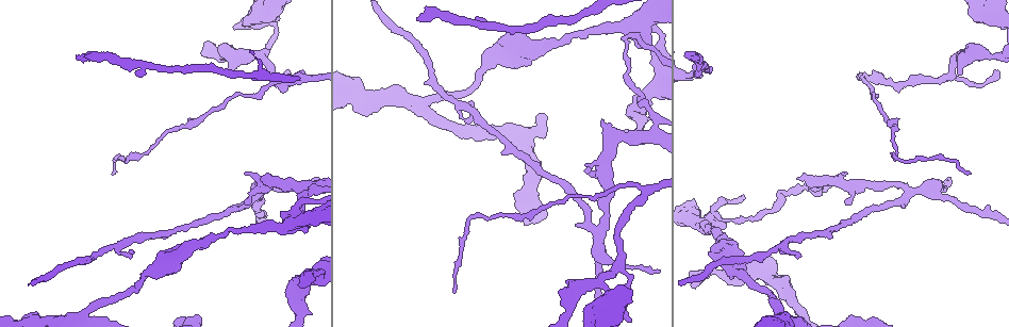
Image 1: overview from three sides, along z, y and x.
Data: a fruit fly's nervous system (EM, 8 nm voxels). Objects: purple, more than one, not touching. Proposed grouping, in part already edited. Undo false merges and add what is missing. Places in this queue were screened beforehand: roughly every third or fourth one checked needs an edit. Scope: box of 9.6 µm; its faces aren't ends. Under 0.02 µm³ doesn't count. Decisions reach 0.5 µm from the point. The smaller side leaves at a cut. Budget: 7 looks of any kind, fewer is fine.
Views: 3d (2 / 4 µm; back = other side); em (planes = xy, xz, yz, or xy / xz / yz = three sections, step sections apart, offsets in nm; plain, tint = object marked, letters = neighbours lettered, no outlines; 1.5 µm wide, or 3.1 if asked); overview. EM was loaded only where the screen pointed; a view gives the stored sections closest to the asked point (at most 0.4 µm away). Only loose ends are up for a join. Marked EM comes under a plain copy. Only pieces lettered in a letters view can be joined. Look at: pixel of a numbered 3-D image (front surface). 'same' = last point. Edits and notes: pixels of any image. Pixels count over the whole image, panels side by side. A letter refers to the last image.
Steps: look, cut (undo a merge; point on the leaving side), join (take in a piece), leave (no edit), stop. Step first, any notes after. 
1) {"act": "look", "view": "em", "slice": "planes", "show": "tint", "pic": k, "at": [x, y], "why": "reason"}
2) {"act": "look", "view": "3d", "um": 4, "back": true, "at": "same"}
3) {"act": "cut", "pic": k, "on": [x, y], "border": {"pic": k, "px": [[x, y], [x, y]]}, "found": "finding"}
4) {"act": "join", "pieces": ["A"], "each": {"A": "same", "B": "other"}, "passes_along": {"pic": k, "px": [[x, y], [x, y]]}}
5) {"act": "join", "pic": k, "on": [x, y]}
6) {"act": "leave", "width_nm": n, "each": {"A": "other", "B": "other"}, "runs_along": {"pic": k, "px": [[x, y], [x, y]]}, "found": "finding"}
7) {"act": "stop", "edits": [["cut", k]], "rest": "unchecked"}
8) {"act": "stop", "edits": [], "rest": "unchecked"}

{"act": "look", "view": "3d", "um": 4, "pic": 1, "at": [417, 18], "why": "branch stops here"}

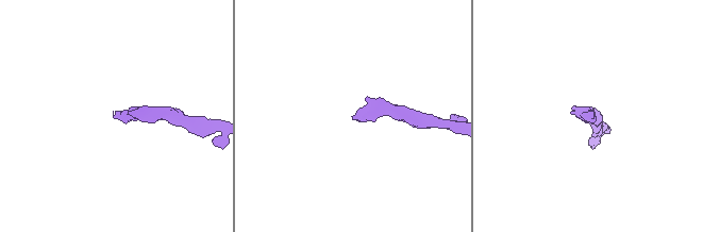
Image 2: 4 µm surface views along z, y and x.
{"act": "look", "view": "em", "slice": "planes", "show": "letters", "pic": 2, "at": [593, 119], "why": "now the EM"}

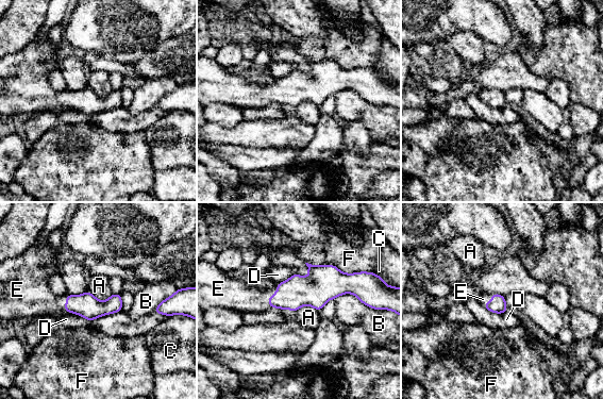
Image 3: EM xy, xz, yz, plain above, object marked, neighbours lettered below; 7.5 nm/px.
{"act": "join", "pieces": ["E"], "each": {"A": "other", "B": "other", "C": "other", "D": "other", "E": "same", "F": "other"}, "passes_along": {"pic": 3, "px": [[298, 291], [272, 295], [240, 297]]}, "found": "the cell continues"}

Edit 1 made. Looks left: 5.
{"act": "look", "view": "overview"}

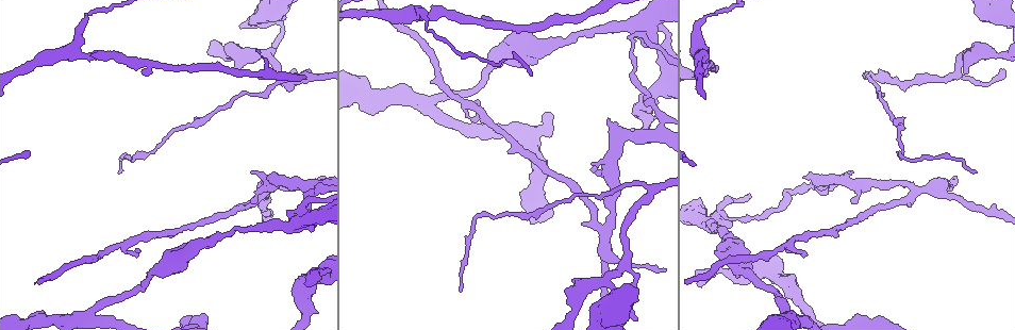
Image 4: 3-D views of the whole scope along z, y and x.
{"act": "look", "view": "em", "slice": "planes", "show": "letters", "pic": 4, "at": [661, 129], "why": "abrupt turn"}

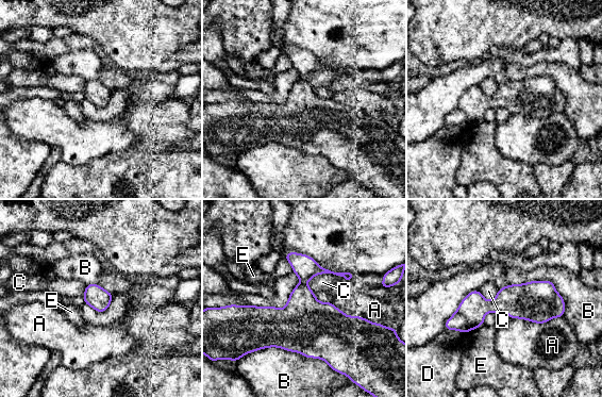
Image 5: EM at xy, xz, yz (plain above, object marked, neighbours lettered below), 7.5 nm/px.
{"act": "leave", "width_nm": 170, "each": {"A": "other", "B": "other", "C": "other", "D": "other", "E": "other"}, "runs_along": {"pic": 5, "px": [[562, 304], [477, 307], [453, 324]]}, "found": "continuous, no second cell"}

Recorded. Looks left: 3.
{"act": "look", "view": "em", "slice": "planes", "show": "tint", "pic": 4, "at": [965, 52], "why": "sudden change in width"}

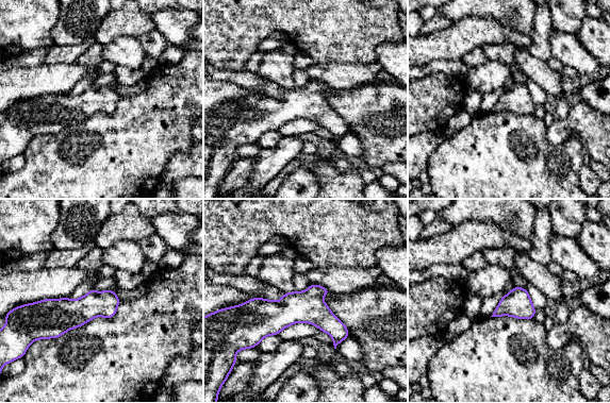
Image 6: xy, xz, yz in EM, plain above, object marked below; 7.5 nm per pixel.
{"act": "look", "view": "em", "slice": "planes", "show": "letters", "at": "same", "why": "see the neighbours"}

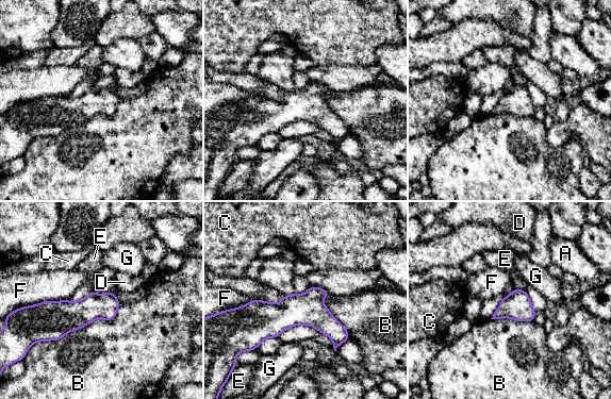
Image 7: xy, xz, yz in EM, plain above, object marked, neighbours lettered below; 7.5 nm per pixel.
{"act": "leave", "each": {"A": "other", "B": "other", "C": "other", "D": "other", "E": "other", "F": "other", "G": "other"}, "border": {"pic": 7, "px": [[67, 299], [23, 305], [4, 318]]}, "found": "continuous, no second cell"}

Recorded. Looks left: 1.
{"act": "stop", "edits": [["join", 3]], "rest": "unchecked"}

